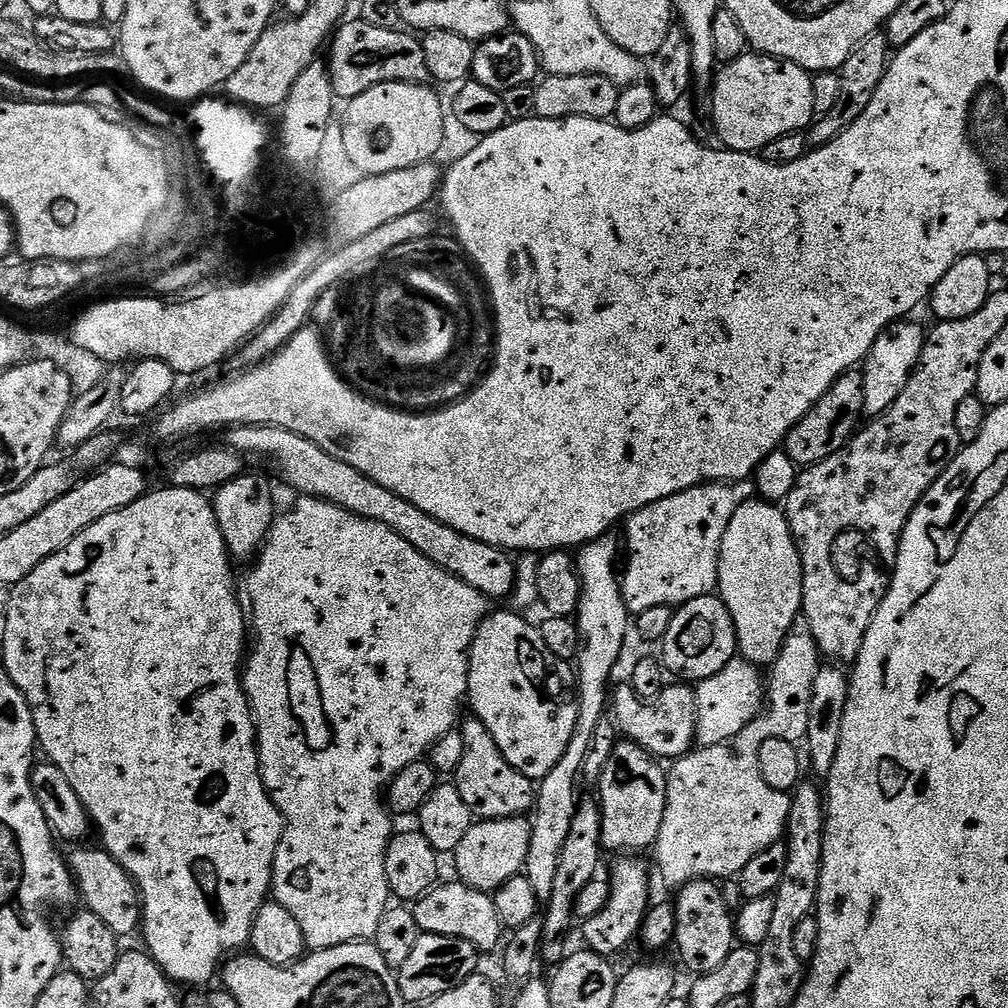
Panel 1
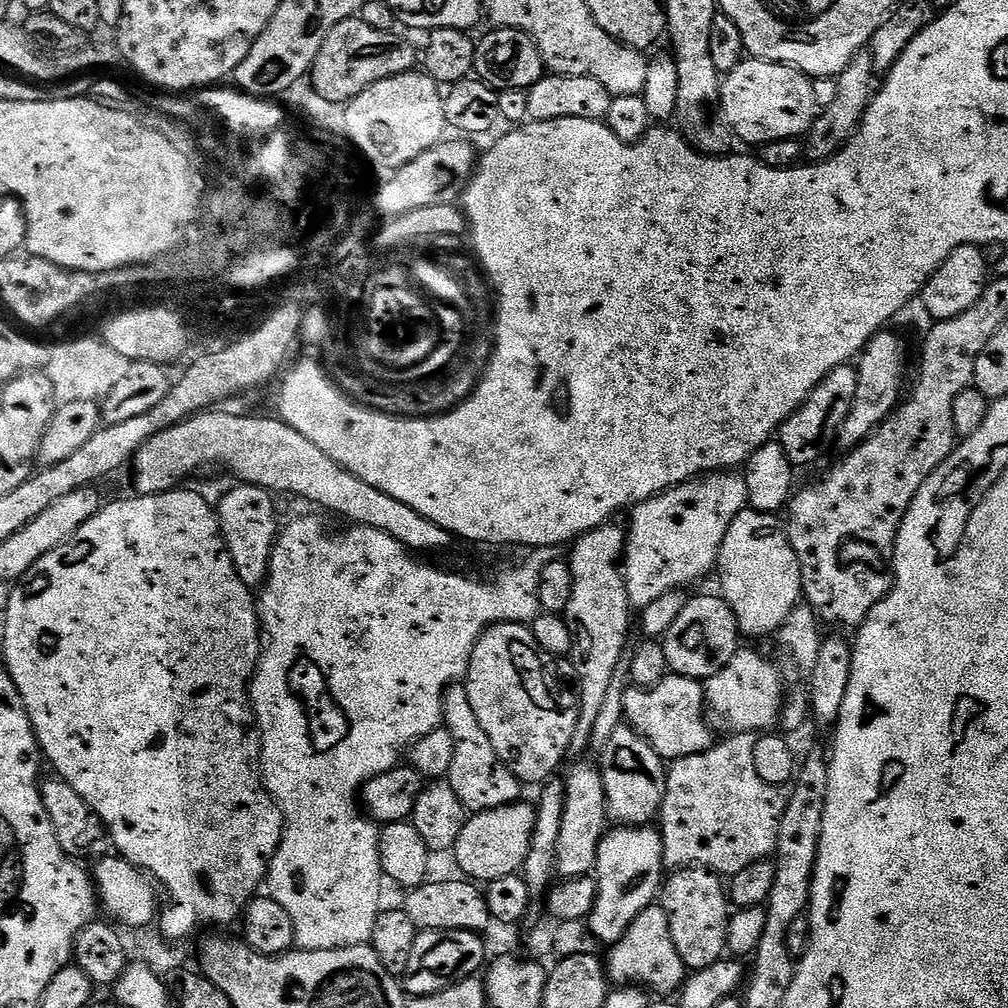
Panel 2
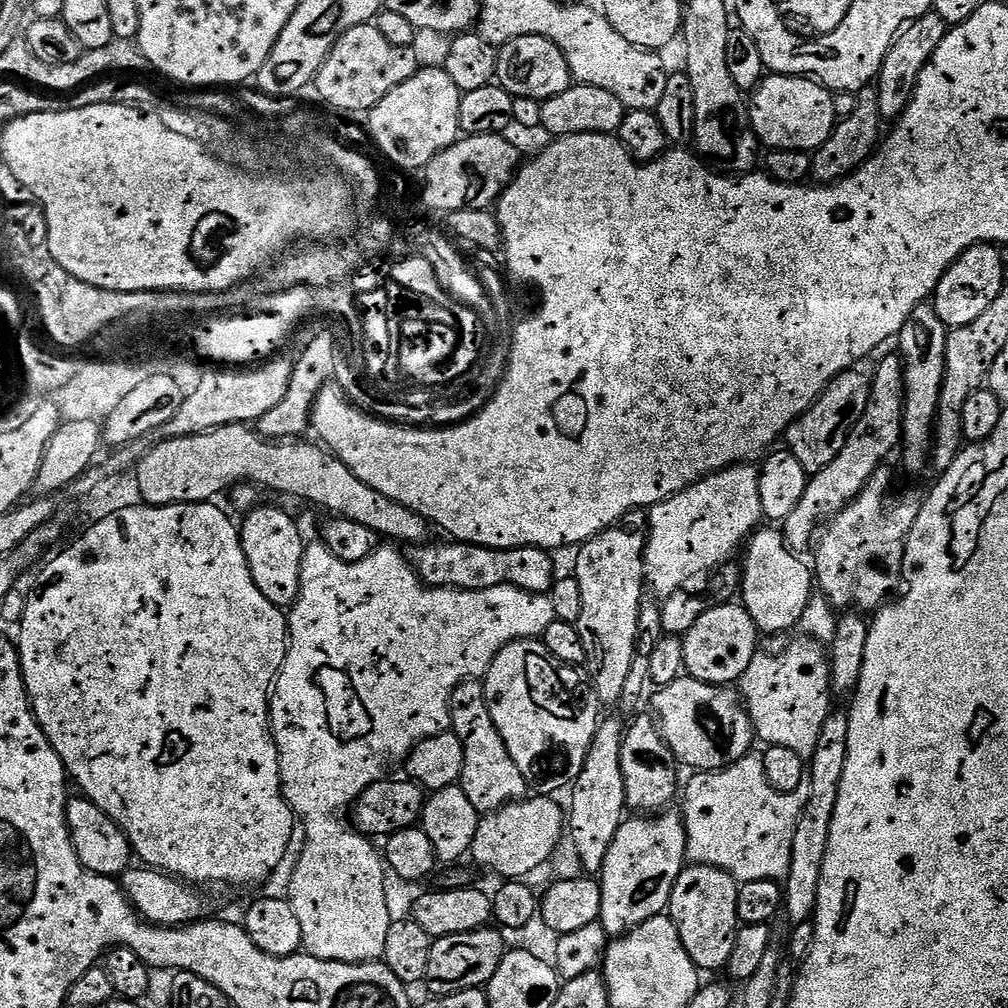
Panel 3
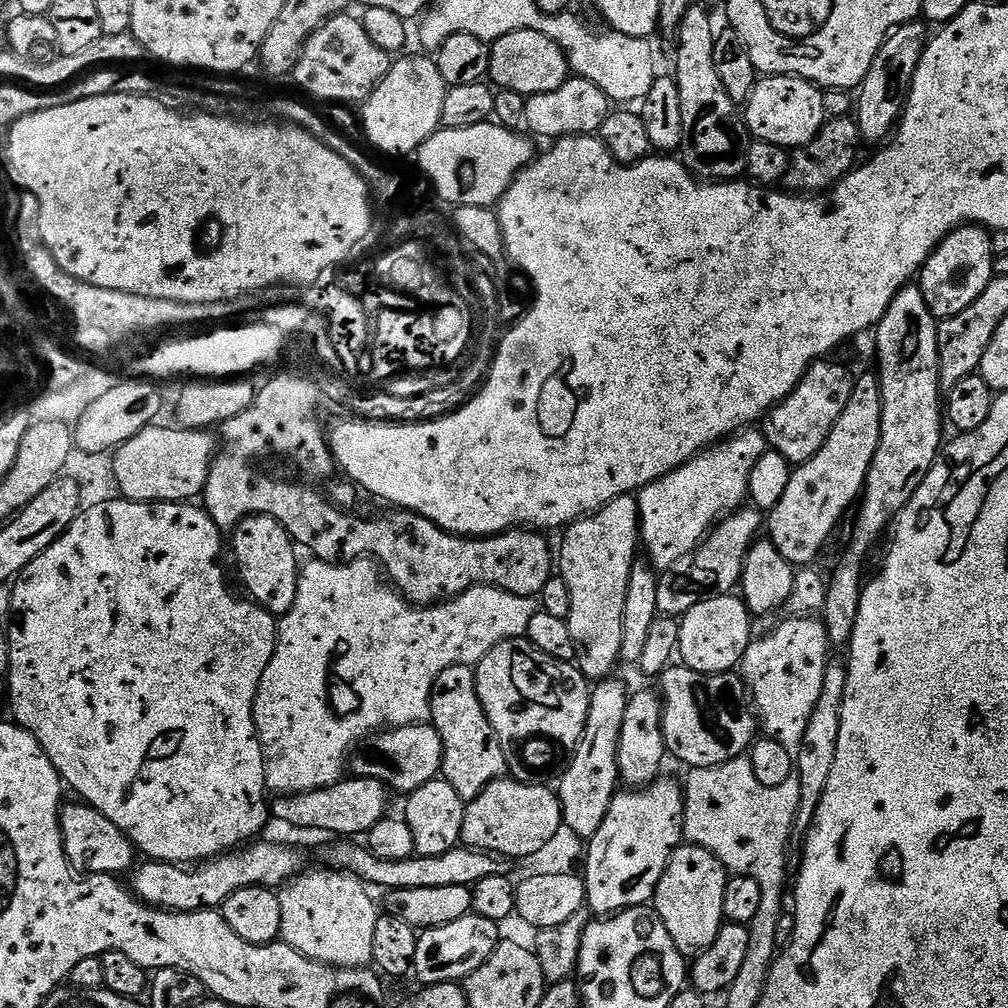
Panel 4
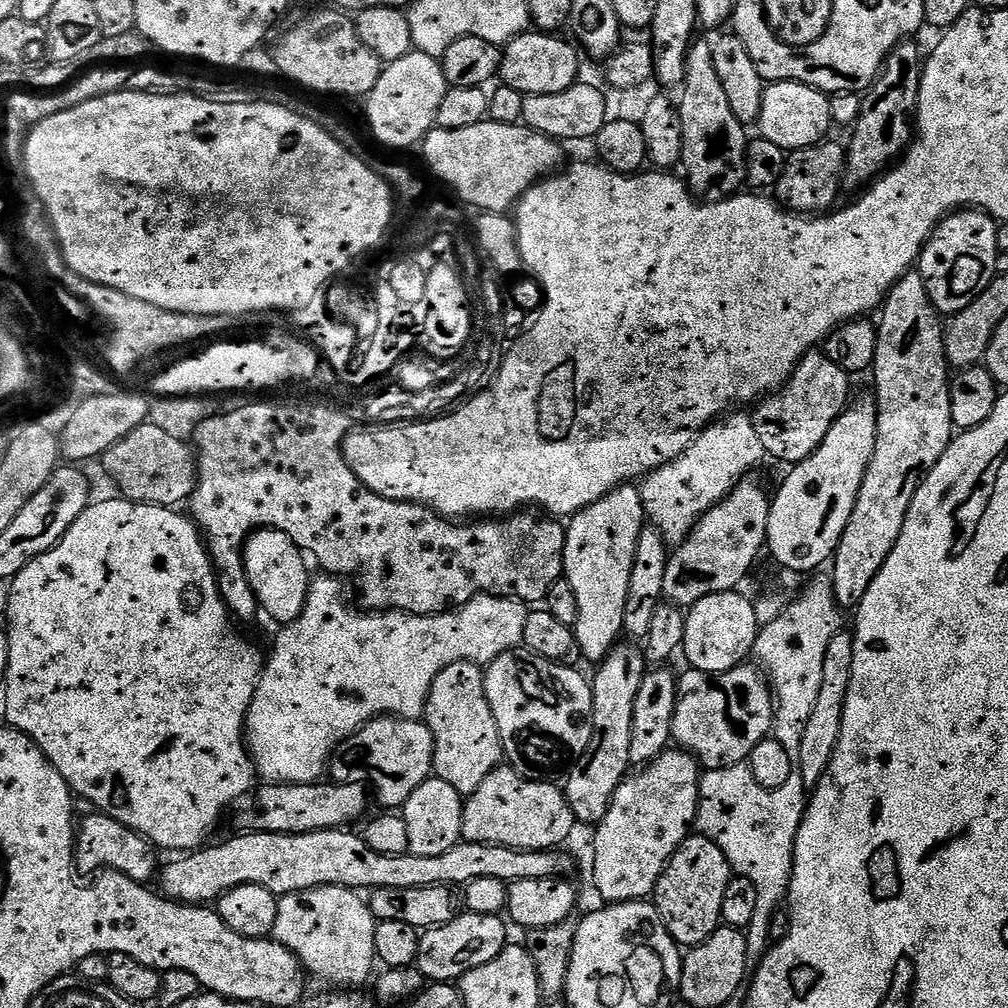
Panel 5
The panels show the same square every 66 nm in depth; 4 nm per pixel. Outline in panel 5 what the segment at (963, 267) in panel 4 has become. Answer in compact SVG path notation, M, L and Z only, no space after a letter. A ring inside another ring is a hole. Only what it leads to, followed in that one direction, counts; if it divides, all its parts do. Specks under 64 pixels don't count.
M957 210L932 229L931 238L920 251L918 271L925 280L926 293L938 313L966 310L966 306L970 306L970 302L985 292L996 279L996 258L1001 253L997 227L997 221L987 212Z

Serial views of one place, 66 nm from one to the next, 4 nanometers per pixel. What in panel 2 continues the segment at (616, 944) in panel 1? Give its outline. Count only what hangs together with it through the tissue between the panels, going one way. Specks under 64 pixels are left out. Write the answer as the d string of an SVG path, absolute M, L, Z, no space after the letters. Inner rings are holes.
M616 826L605 835L598 846L594 873L596 906L586 921L601 945L617 944L630 930L634 918L657 903L665 876L664 840L655 827Z

